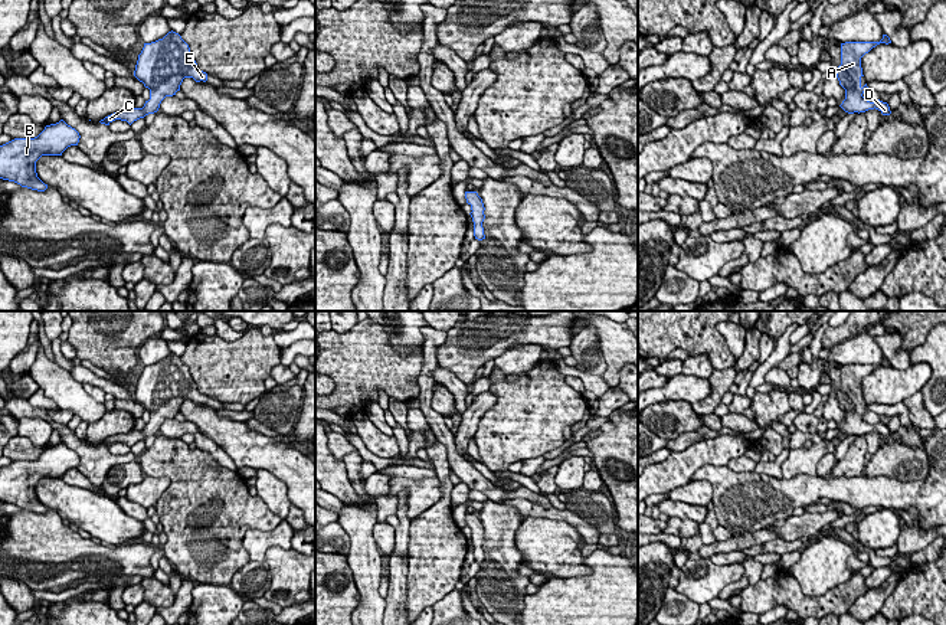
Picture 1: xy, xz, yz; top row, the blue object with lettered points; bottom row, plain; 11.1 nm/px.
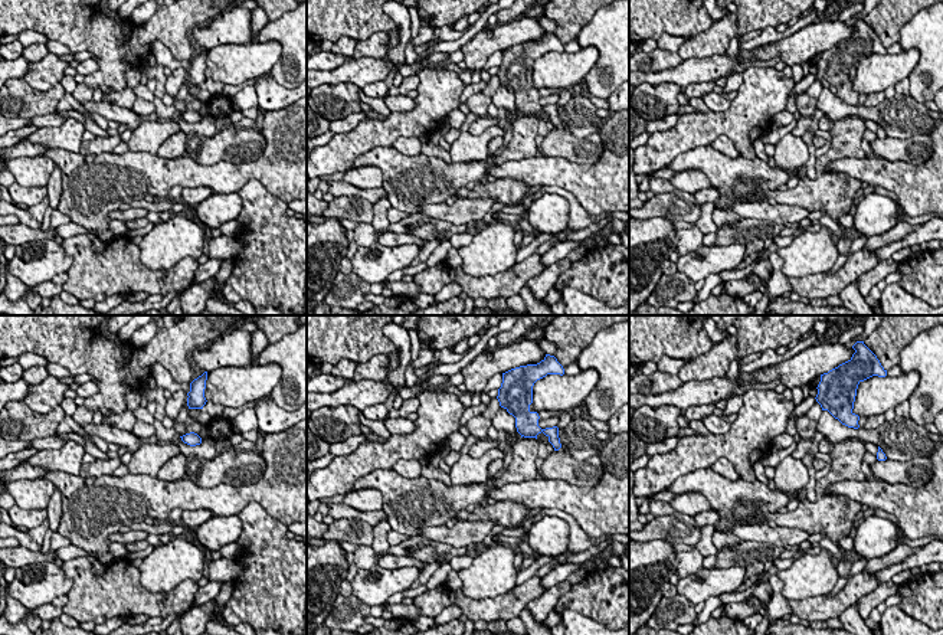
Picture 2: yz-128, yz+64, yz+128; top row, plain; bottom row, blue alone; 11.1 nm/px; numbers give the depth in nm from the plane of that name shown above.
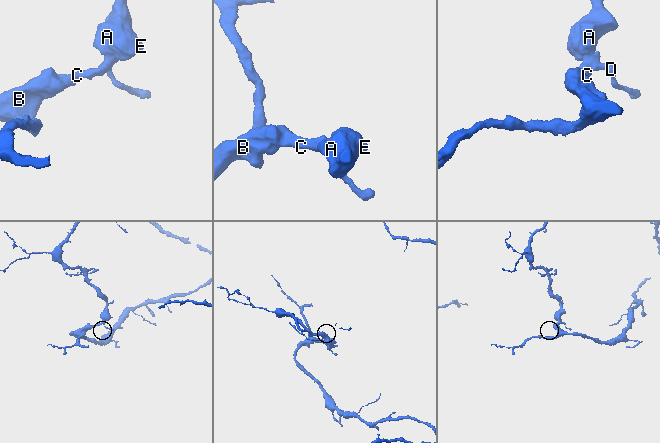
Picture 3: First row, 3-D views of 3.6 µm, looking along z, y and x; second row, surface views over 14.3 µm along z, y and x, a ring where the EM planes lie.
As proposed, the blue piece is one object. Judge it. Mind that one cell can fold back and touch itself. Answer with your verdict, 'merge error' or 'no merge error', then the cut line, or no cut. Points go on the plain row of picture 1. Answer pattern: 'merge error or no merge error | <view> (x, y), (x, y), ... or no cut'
no merge error | no cut

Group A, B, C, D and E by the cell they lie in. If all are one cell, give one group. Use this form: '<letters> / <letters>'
A B C D E

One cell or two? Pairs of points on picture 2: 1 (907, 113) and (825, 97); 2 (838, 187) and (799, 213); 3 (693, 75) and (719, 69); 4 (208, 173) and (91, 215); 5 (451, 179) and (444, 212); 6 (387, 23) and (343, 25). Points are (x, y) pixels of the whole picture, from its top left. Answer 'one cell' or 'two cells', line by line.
1: one cell
2: two cells
3: one cell
4: one cell
5: two cells
6: one cell

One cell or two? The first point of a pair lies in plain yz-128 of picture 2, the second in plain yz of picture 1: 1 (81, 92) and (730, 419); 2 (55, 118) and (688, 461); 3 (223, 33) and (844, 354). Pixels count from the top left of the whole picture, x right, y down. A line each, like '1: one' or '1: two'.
1: two
2: two
3: one

